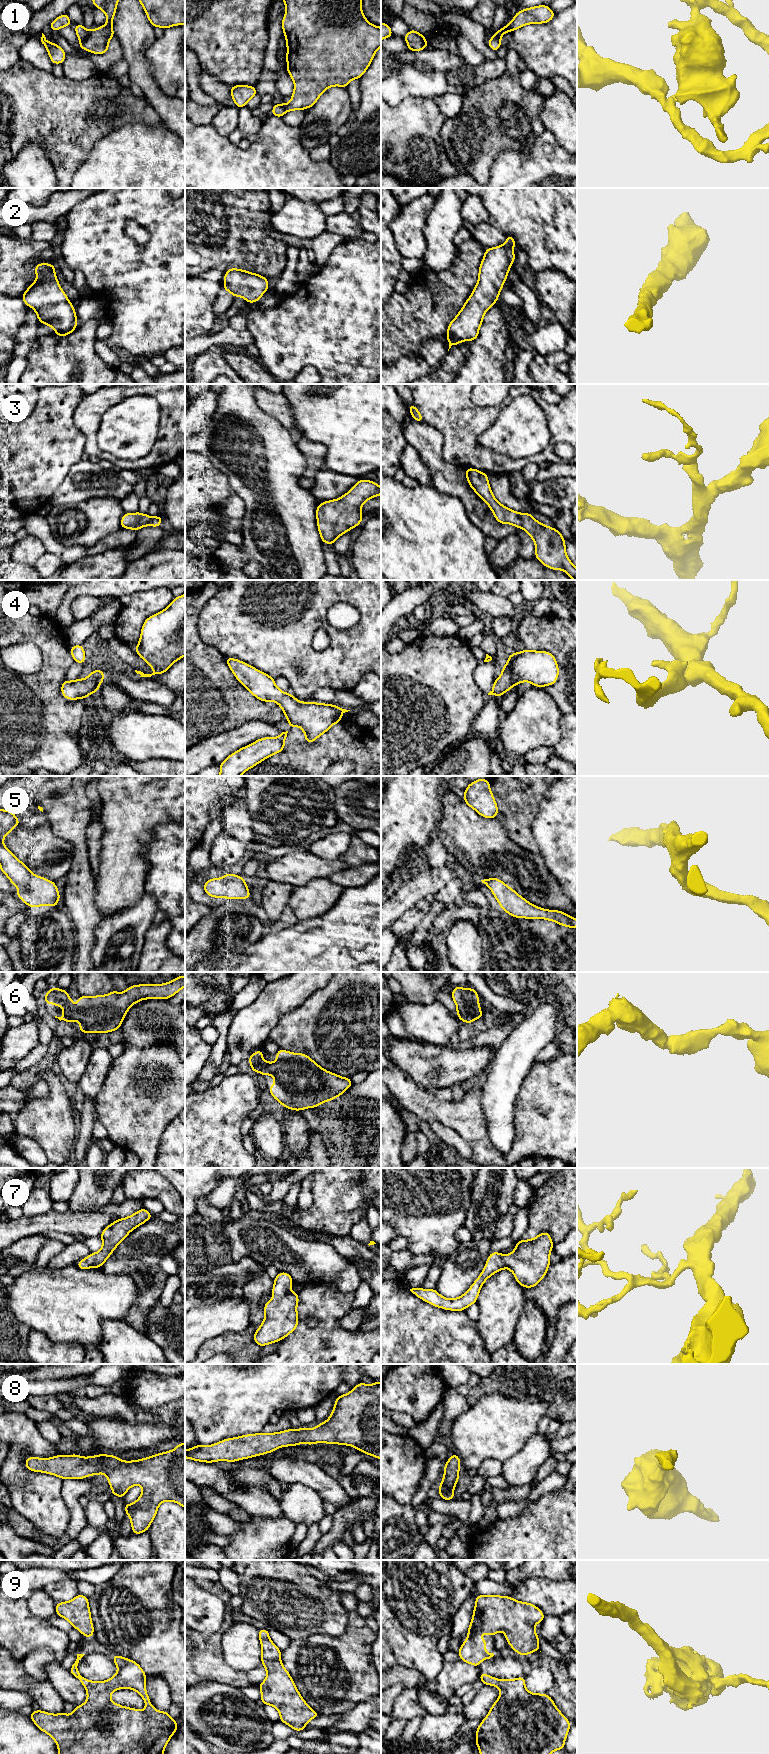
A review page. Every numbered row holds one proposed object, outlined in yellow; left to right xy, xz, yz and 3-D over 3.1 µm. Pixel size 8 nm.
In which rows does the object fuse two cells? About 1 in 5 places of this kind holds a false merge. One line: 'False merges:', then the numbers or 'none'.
False merges: 1

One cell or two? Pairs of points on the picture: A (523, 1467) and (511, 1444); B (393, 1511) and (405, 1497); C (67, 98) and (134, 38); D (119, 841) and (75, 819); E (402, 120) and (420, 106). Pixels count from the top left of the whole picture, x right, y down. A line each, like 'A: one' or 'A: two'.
A: two
B: two
C: two
D: two
E: one

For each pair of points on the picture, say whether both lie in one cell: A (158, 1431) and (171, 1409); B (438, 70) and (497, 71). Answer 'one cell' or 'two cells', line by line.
A: two cells
B: one cell

